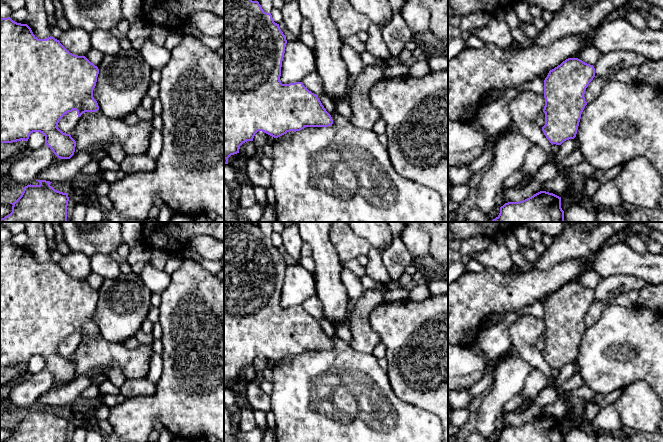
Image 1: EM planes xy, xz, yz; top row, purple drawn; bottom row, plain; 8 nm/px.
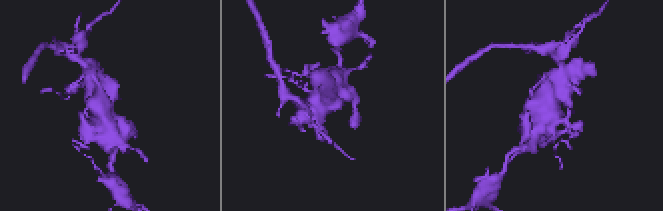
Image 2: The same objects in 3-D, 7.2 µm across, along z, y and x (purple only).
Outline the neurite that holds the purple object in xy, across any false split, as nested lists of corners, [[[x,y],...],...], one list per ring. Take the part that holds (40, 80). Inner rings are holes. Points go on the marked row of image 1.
[[[0,17],[0,143],[28,141],[33,132],[45,136],[45,145],[60,159],[70,159],[75,152],[76,142],[70,134],[58,128],[60,119],[73,110],[78,117],[85,112],[99,110],[93,97],[99,69],[85,56],[70,53],[59,40],[50,36],[38,39],[27,24]]]

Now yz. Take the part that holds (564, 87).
[[[568,58],[550,70],[544,80],[545,125],[542,131],[553,145],[574,139],[587,105],[585,90],[595,77],[595,68],[578,58]]]

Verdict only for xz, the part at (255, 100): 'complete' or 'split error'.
complete

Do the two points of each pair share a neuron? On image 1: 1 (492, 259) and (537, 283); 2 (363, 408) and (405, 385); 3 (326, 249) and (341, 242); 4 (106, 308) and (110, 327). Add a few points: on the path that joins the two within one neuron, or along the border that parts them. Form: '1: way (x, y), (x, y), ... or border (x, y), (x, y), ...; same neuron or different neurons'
1: border (485, 267), (491, 267), (503, 272); different neurons
2: border (386, 372), (392, 390), (402, 400), (413, 405); different neurons
3: border (328, 232), (328, 238), (342, 262); different neurons
4: way (110, 313), (110, 322); same neuron

